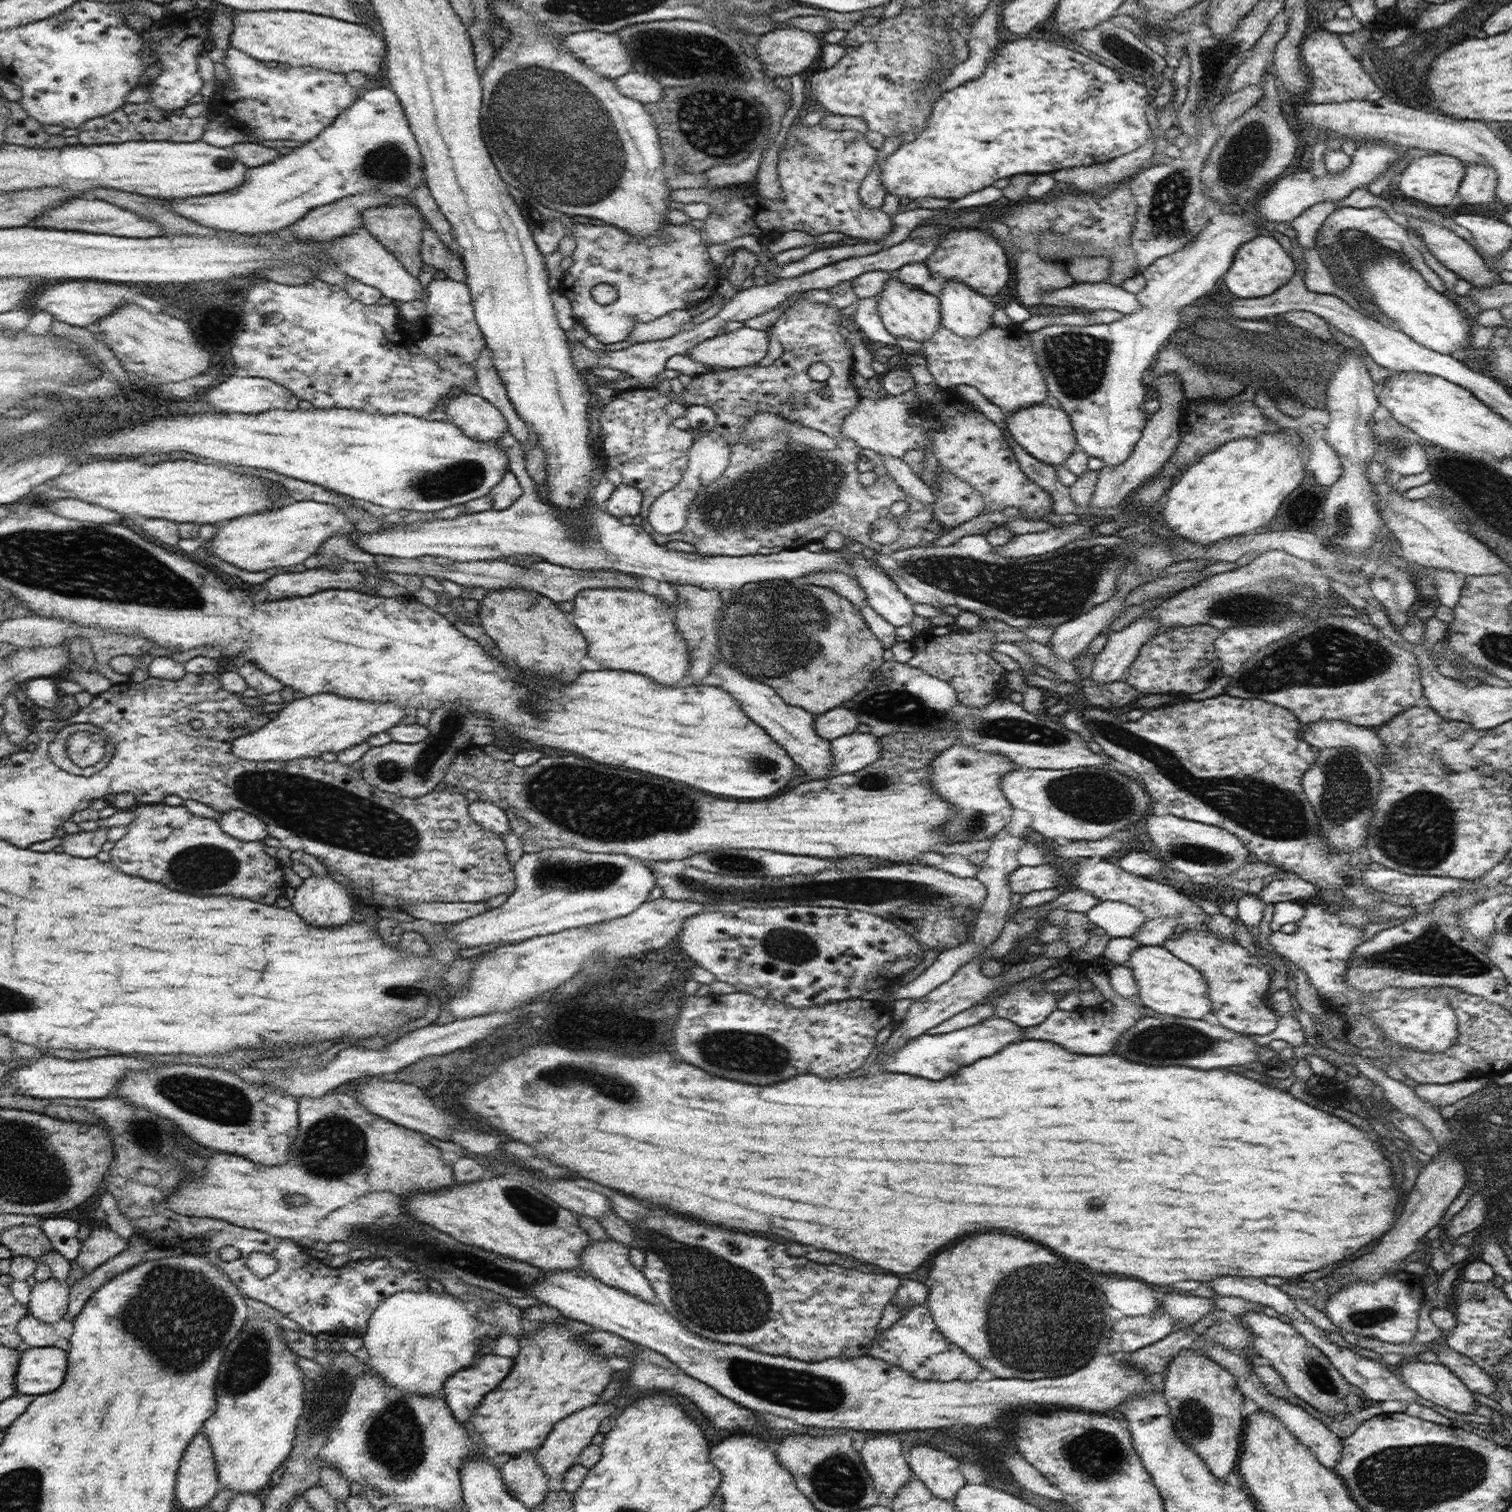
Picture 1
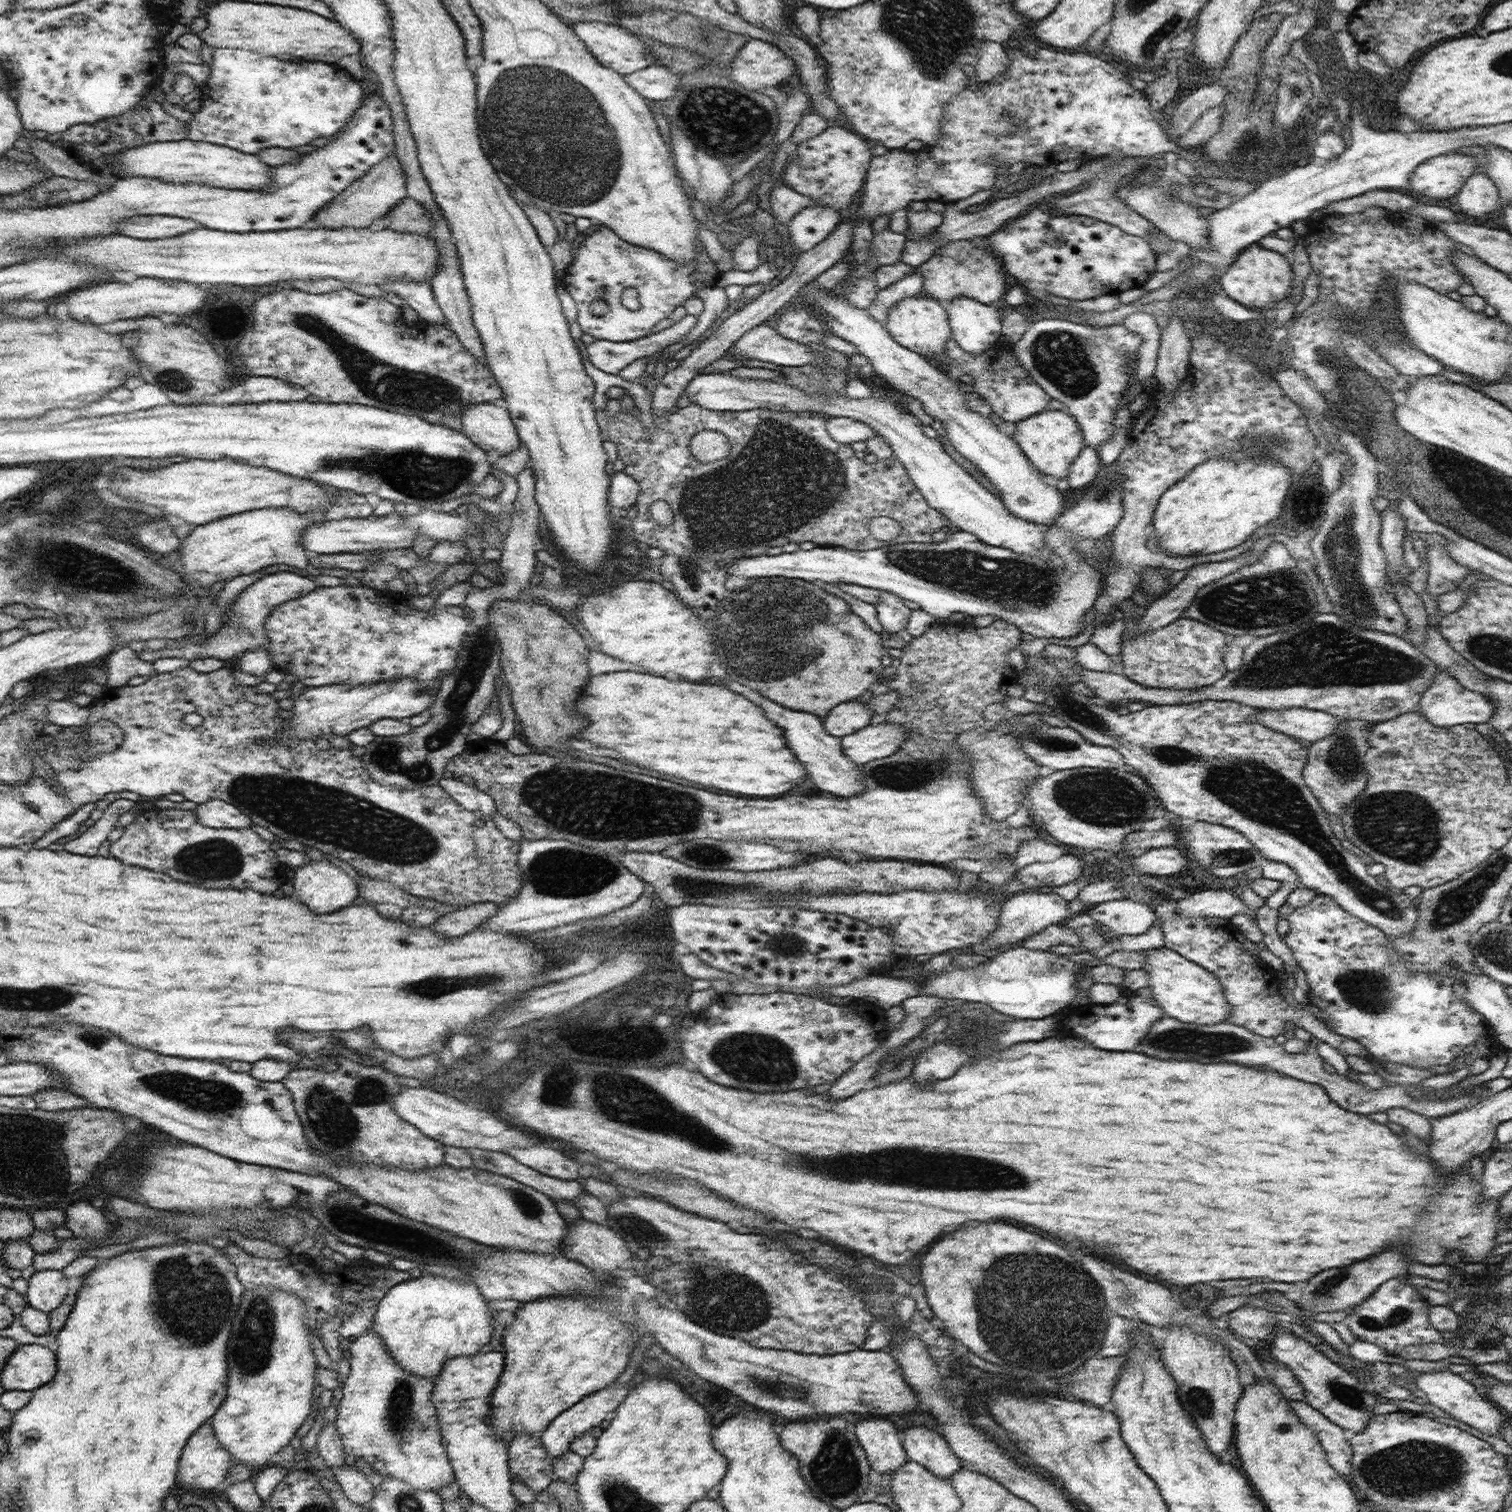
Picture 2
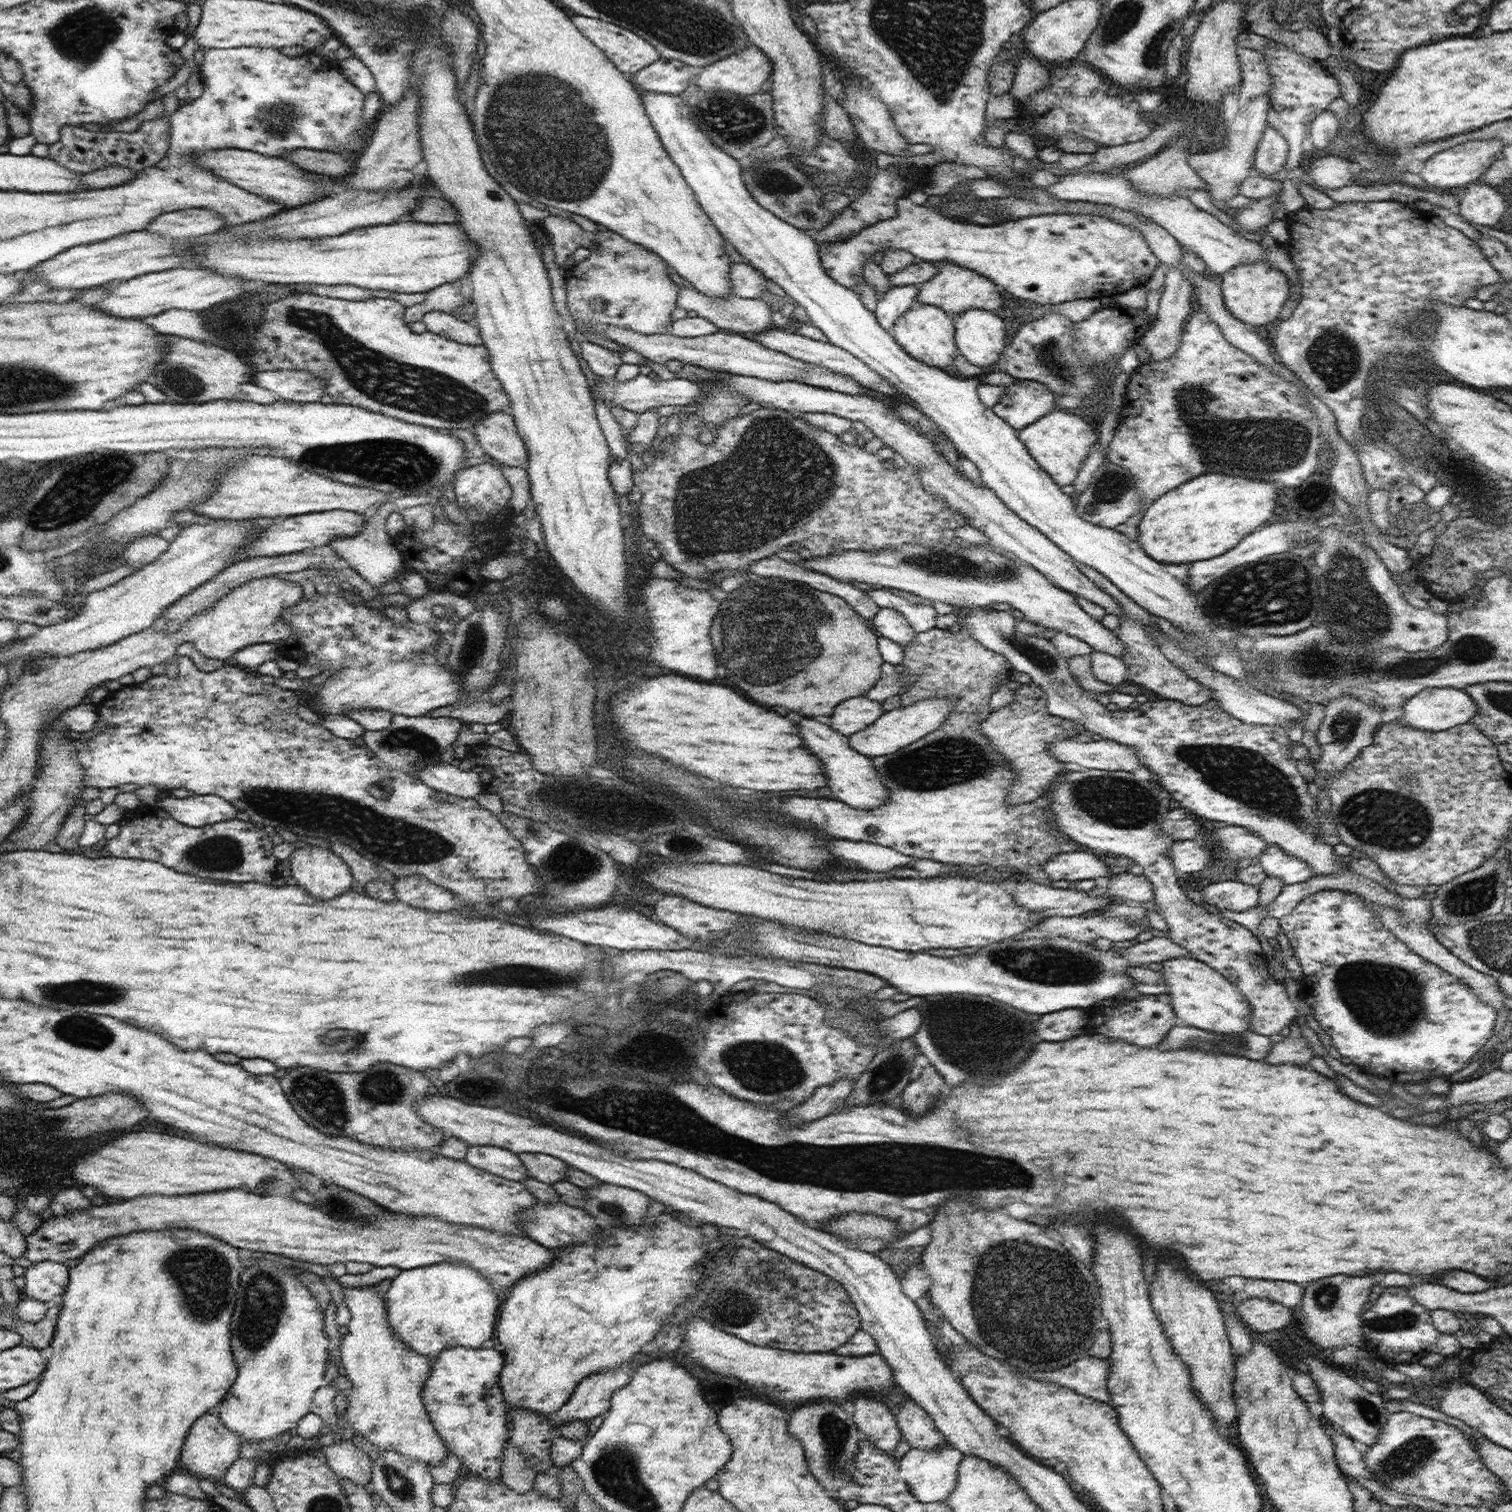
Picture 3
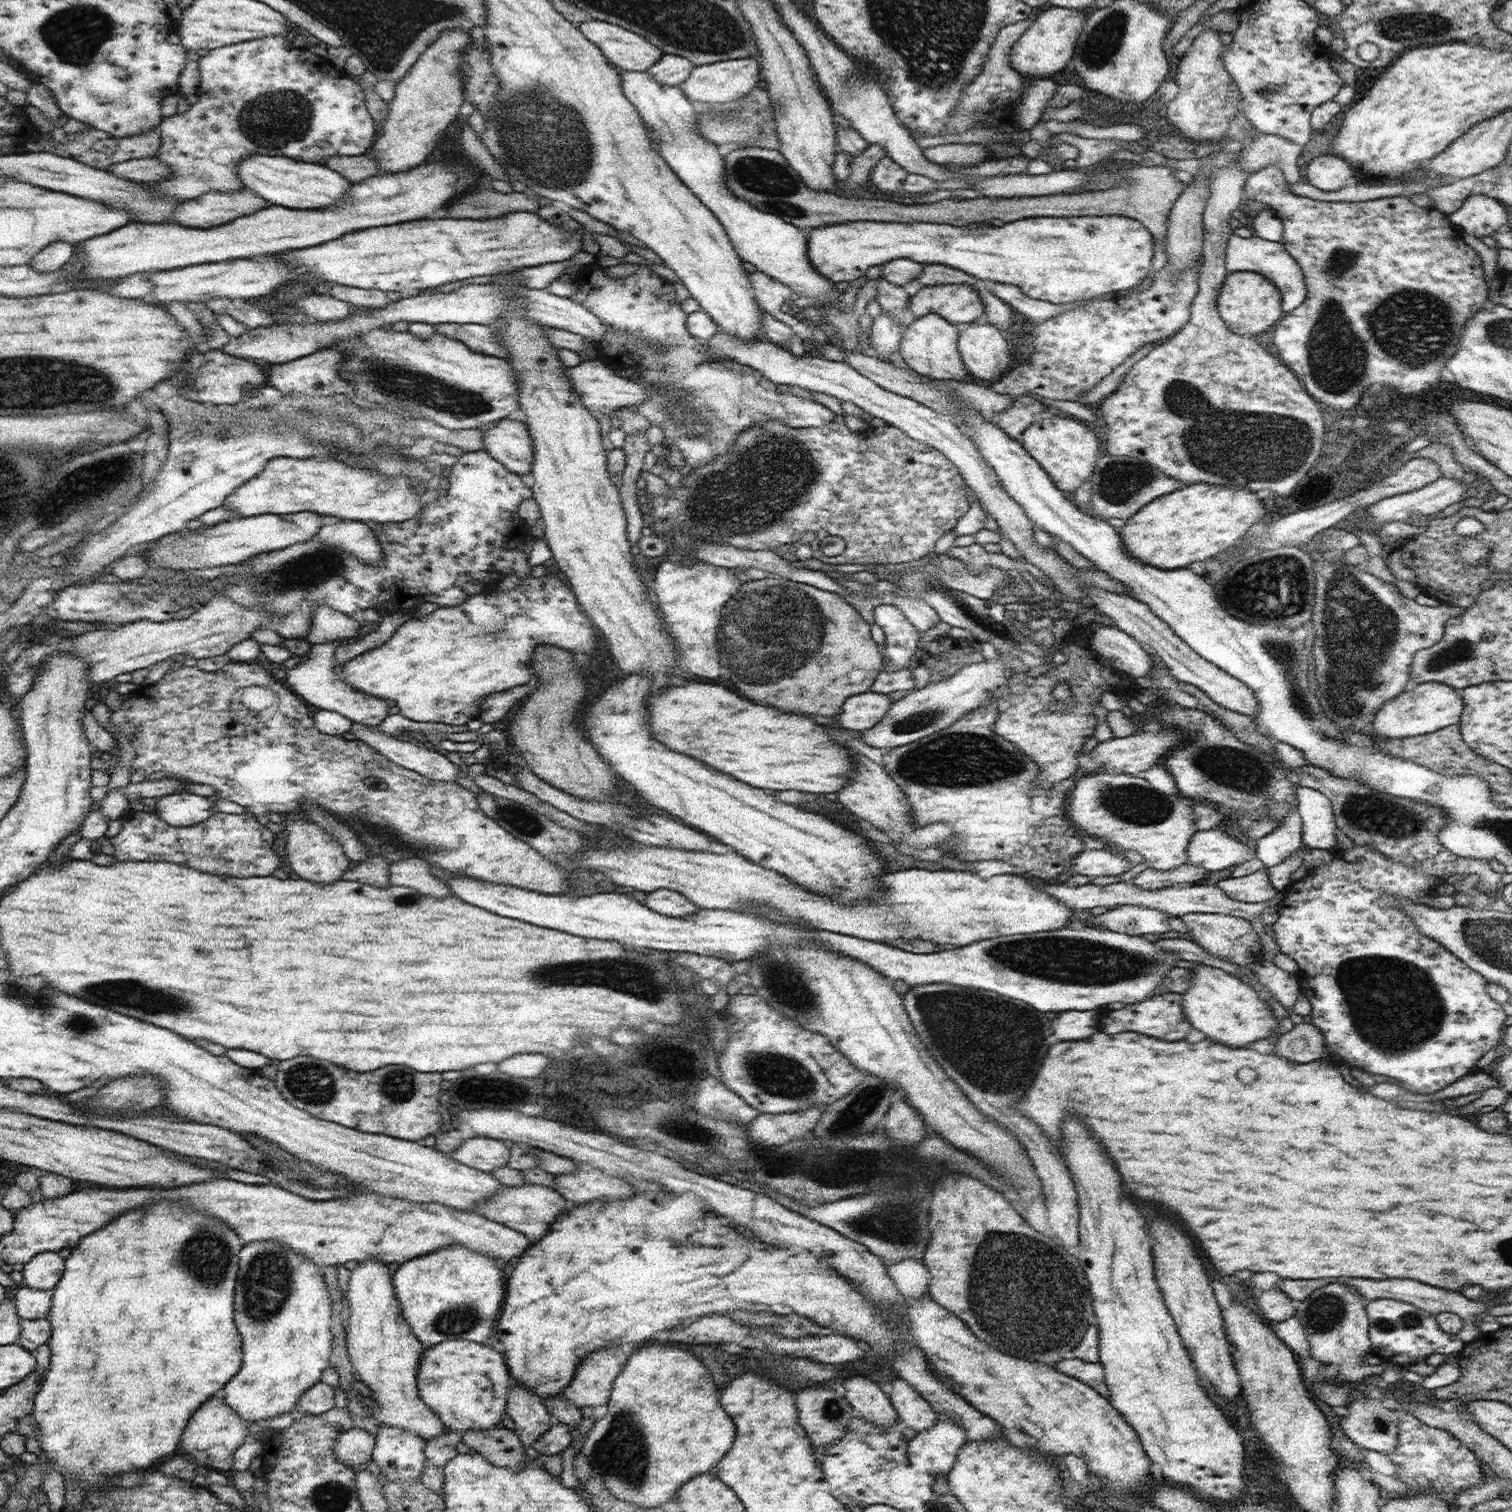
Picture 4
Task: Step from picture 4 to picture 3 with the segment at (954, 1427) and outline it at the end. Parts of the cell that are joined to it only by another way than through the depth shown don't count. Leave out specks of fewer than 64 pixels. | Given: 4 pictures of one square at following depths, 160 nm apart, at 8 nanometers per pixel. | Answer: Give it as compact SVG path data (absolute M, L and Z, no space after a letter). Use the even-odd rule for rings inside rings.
M949 1442L934 1450L911 1448L900 1461L901 1478L907 1482L908 1490L912 1490L918 1502L944 1502L956 1488L957 1468L963 1458L963 1454Z

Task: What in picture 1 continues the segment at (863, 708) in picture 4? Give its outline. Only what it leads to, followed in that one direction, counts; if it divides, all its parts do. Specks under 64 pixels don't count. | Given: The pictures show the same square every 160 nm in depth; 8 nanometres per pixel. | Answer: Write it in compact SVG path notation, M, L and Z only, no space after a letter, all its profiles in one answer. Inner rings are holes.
M848 706L834 707L822 714L816 722L816 732L826 740L833 741L835 738L854 733L859 726L859 718Z

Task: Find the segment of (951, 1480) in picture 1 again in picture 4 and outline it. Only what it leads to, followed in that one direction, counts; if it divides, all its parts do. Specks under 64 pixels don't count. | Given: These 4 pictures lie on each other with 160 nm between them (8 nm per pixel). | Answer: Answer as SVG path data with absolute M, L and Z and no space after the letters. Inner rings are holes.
M903 1378L892 1381L889 1399L896 1409L899 1420L912 1427L917 1433L932 1428L937 1421L937 1412Z

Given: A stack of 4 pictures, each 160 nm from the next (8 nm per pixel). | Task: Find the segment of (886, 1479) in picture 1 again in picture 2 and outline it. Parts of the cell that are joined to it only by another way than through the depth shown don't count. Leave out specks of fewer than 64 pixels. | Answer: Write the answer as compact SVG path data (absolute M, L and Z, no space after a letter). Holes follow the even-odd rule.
M864 1415L855 1425L855 1435L875 1475L893 1474L909 1461L901 1434L887 1417Z

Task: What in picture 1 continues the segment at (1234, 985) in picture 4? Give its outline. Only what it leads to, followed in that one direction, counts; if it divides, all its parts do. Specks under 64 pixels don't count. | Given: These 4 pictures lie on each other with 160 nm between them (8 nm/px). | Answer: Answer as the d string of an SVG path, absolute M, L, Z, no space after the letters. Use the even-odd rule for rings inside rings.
M1163 945L1144 946L1132 951L1128 957L1138 995L1146 1007L1160 1014L1202 1019L1210 1018L1211 1002L1208 996L1208 983L1195 966L1176 958Z

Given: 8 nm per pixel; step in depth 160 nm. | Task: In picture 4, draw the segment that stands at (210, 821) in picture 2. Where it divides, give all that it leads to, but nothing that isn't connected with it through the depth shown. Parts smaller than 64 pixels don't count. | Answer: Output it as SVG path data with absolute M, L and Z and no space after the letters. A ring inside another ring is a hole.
M178 792L160 797L156 814L170 826L194 826L208 820L214 813L217 796L203 797L188 792Z

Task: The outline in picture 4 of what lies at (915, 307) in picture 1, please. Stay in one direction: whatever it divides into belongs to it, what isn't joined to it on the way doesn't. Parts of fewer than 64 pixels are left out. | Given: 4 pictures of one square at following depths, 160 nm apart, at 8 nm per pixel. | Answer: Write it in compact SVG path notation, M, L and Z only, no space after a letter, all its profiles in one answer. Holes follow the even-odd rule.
M930 313L920 318L911 318L904 327L899 352L911 370L932 380L943 380L949 383L962 382L967 375L957 349L959 331L955 325L939 314Z

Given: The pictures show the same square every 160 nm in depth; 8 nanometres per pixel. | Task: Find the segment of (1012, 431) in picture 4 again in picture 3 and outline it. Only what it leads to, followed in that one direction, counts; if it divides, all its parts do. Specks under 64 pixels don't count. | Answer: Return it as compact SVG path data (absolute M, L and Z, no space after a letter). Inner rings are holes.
M1017 380L1015 383L1006 386L1005 393L993 406L992 410L1003 418L1014 430L1022 430L1025 426L1031 425L1045 414L1056 409L1057 396L1045 385L1038 381Z

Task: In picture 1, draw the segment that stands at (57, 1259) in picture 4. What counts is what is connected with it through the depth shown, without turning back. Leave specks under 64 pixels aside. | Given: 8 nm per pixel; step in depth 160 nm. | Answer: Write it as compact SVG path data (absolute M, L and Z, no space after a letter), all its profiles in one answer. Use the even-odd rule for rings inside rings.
M52 1277L32 1287L29 1314L50 1325L63 1320L69 1309L69 1285Z

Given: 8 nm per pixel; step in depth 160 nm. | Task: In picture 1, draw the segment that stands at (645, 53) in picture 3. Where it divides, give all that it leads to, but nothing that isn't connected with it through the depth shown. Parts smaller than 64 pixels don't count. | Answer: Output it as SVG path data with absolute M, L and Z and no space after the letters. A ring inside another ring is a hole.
M581 30L568 36L564 44L588 68L608 79L618 79L633 68L632 57L617 32Z

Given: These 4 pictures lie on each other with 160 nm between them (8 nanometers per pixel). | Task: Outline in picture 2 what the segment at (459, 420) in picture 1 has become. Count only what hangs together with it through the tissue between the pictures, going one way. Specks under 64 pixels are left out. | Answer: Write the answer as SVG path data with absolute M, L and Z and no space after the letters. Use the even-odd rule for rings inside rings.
M480 403L472 405L465 410L461 416L463 433L482 450L496 450L503 456L508 456L510 452L519 447L521 440L517 433L517 428L512 422L509 410L492 403Z

